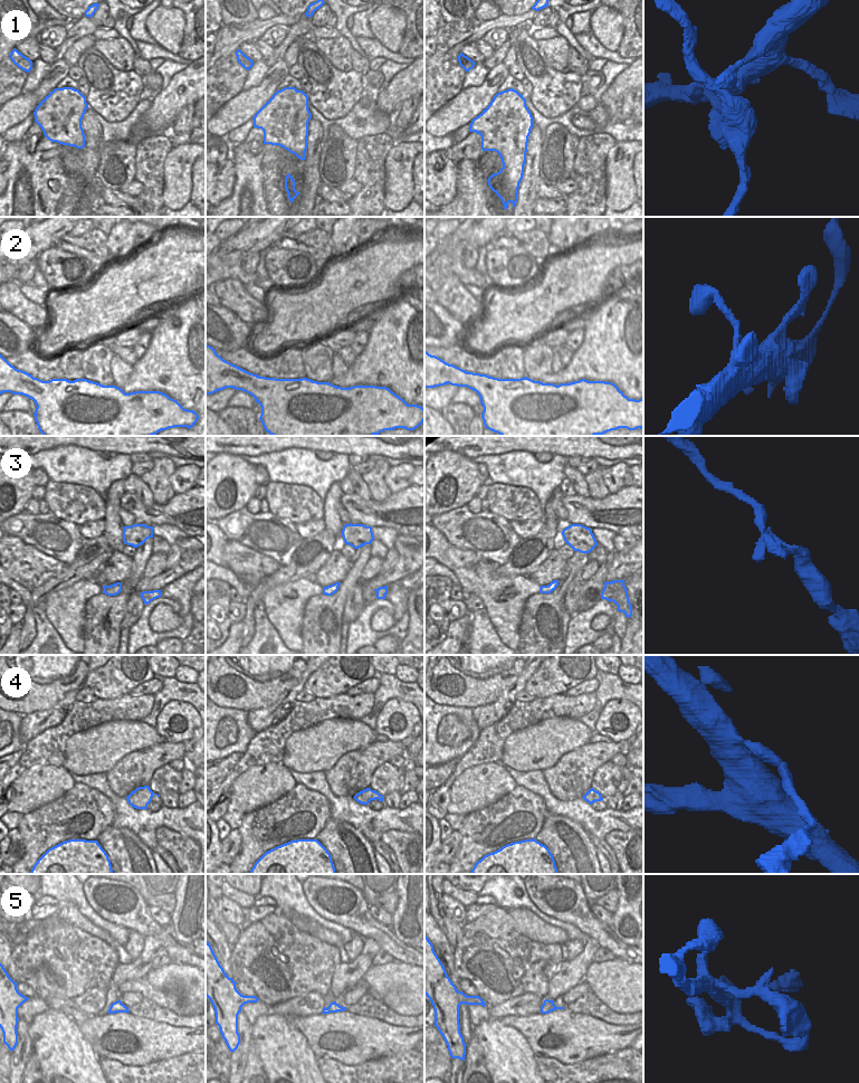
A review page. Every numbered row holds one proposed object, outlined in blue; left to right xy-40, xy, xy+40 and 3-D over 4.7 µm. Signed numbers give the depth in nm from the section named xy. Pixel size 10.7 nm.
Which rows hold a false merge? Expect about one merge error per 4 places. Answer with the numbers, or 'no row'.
1, 4

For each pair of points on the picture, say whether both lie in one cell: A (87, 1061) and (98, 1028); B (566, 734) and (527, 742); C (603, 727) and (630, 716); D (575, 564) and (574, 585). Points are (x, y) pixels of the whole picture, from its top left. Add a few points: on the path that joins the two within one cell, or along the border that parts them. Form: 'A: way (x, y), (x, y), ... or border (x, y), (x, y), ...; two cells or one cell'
A: border (76, 1024), (98, 1057); two cells
B: way (556, 737), (545, 742), (537, 742); one cell
C: way (609, 719), (614, 711), (622, 711); one cell
D: border (581, 570), (576, 572), (563, 597); two cells

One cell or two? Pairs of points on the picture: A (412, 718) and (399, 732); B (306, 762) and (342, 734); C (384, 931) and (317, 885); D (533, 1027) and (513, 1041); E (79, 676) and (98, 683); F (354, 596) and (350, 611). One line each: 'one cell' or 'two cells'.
A: one cell
B: one cell
C: one cell
D: two cells
E: two cells
F: one cell

